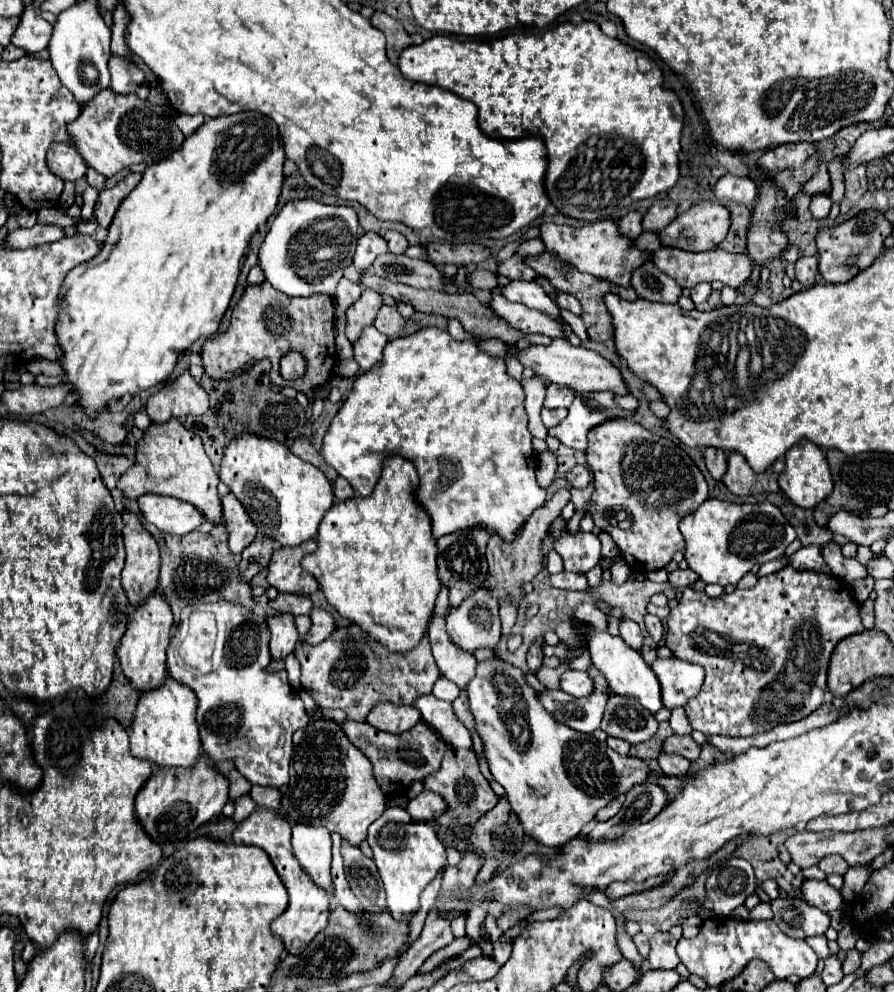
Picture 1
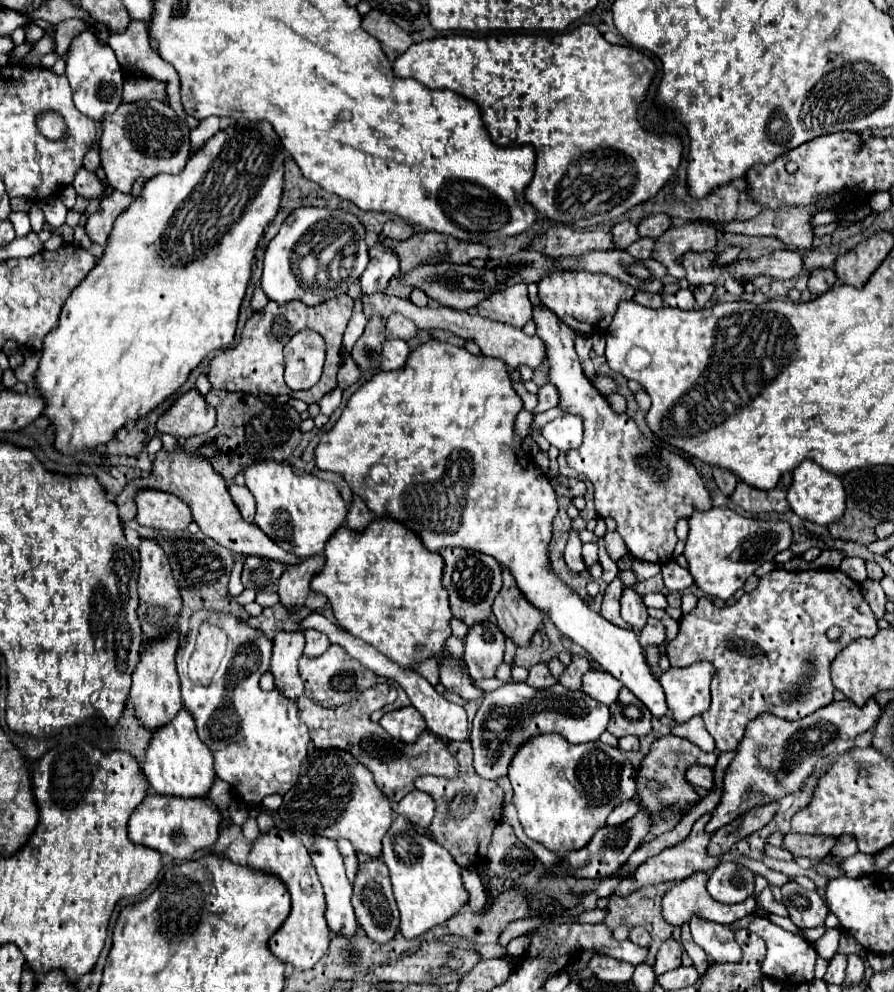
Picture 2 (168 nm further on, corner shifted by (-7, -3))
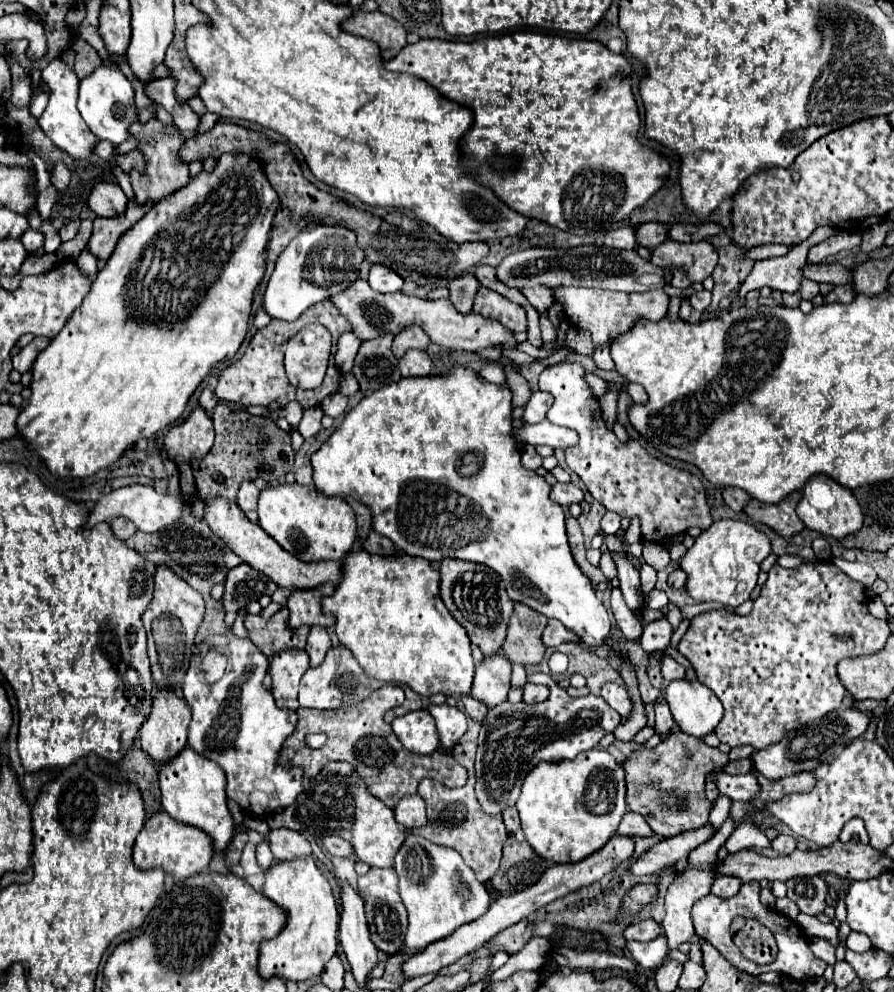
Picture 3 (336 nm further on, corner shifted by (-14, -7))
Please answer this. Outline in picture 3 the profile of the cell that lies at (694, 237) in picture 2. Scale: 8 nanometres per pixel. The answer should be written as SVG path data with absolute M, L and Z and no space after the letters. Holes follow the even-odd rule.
M667 239L663 245L653 249L651 257L657 267L679 267L687 273L689 281L703 281L717 265L717 249L709 241L679 243Z

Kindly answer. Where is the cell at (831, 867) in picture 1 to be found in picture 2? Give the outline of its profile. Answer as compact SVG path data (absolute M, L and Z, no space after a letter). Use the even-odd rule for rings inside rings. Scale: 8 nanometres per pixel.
M840 835L836 845L832 847L832 853L838 857L838 859L846 859L850 855L854 855L858 851L856 847L856 839L854 837L848 837L848 835Z

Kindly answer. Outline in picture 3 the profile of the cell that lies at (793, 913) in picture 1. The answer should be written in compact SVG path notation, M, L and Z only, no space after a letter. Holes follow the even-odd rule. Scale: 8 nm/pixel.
M797 877L787 881L787 897L799 907L801 913L819 915L825 911L827 883L821 877Z

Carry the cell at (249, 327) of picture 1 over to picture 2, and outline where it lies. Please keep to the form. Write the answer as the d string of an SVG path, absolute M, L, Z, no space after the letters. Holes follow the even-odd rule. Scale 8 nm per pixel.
M338 295L332 301L324 301L320 305L308 307L300 301L292 301L288 305L278 305L278 303L268 303L262 311L254 313L242 333L242 341L234 349L218 351L214 359L210 361L210 371L208 379L214 389L226 389L226 391L242 391L250 395L296 395L288 385L284 383L284 373L282 373L282 347L286 345L288 337L298 333L298 329L314 329L318 331L328 347L326 353L326 363L324 363L324 373L322 379L308 391L300 391L300 397L310 405L318 403L326 393L330 393L336 387L336 373L342 363L340 357L340 343L344 329L348 325L350 313L352 313L354 301L348 295Z

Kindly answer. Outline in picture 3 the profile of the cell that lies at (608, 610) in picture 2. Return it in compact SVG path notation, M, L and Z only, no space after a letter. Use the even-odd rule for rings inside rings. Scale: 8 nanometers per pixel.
M619 589L611 591L611 609L613 609L617 627L621 629L623 637L629 639L629 641L637 641L641 637L641 633L643 633L643 625L637 619L637 615L631 613L631 609L627 609L627 605L625 605L623 595L621 595Z

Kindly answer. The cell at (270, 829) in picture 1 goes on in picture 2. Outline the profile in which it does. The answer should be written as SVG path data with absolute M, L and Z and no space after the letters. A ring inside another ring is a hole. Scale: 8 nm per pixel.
M272 829L270 833L260 835L252 843L252 851L248 855L248 867L278 877L286 885L292 897L292 911L288 919L268 941L272 955L276 955L282 963L294 965L296 969L302 969L302 971L312 969L328 949L330 929L324 921L324 905L326 905L324 891L320 885L320 879L316 877L316 869L312 865L308 849L302 845L298 835Z

